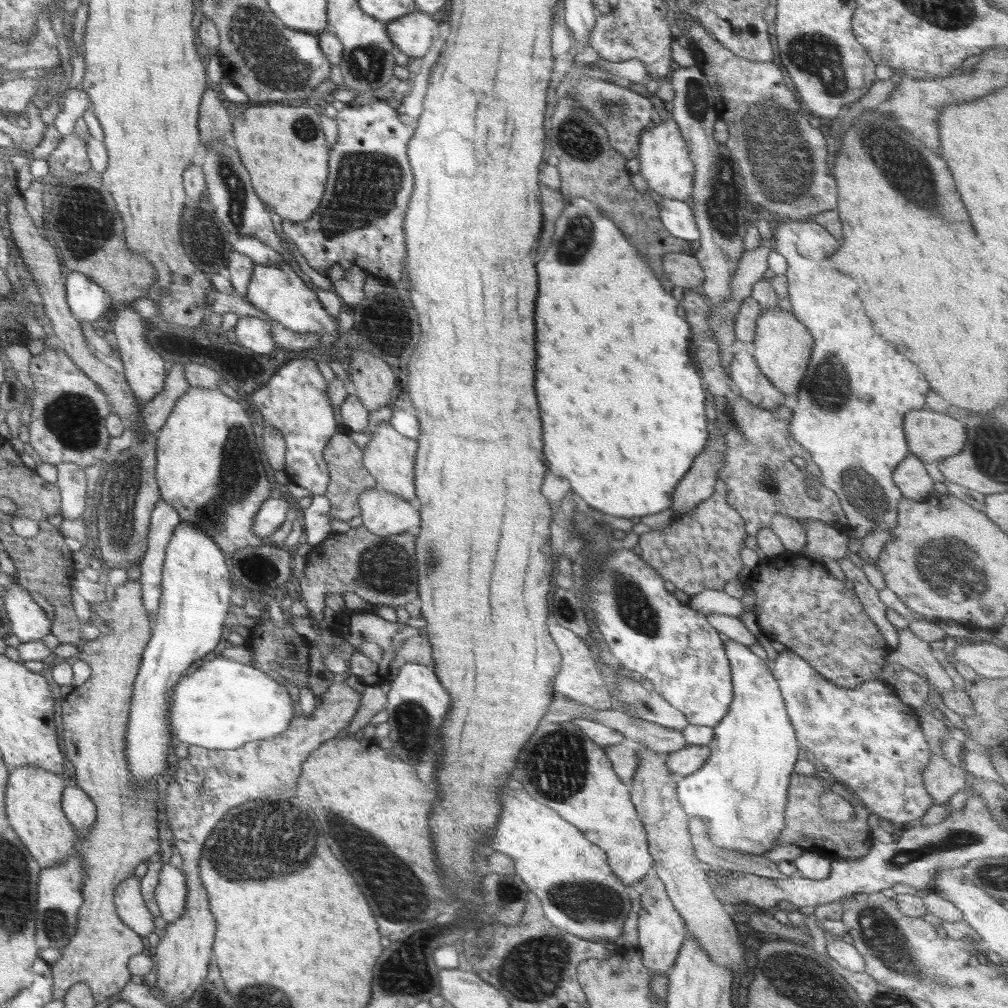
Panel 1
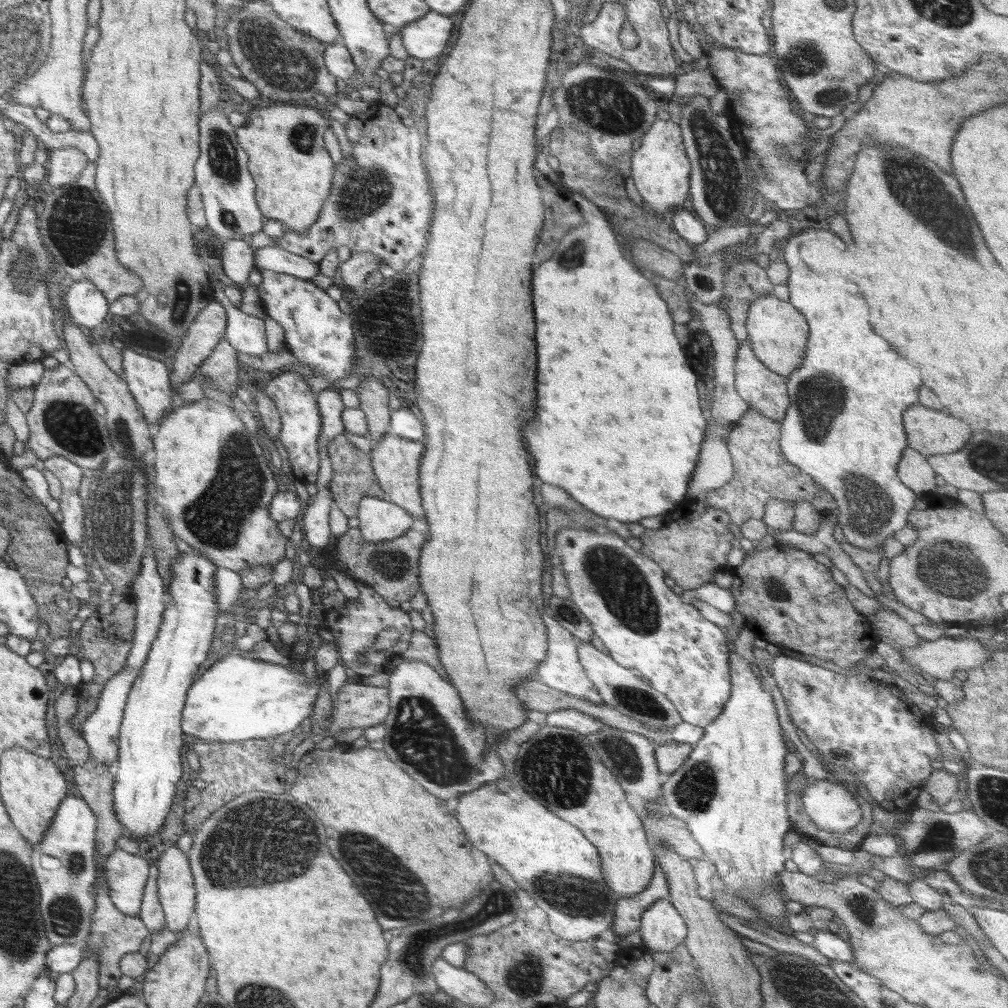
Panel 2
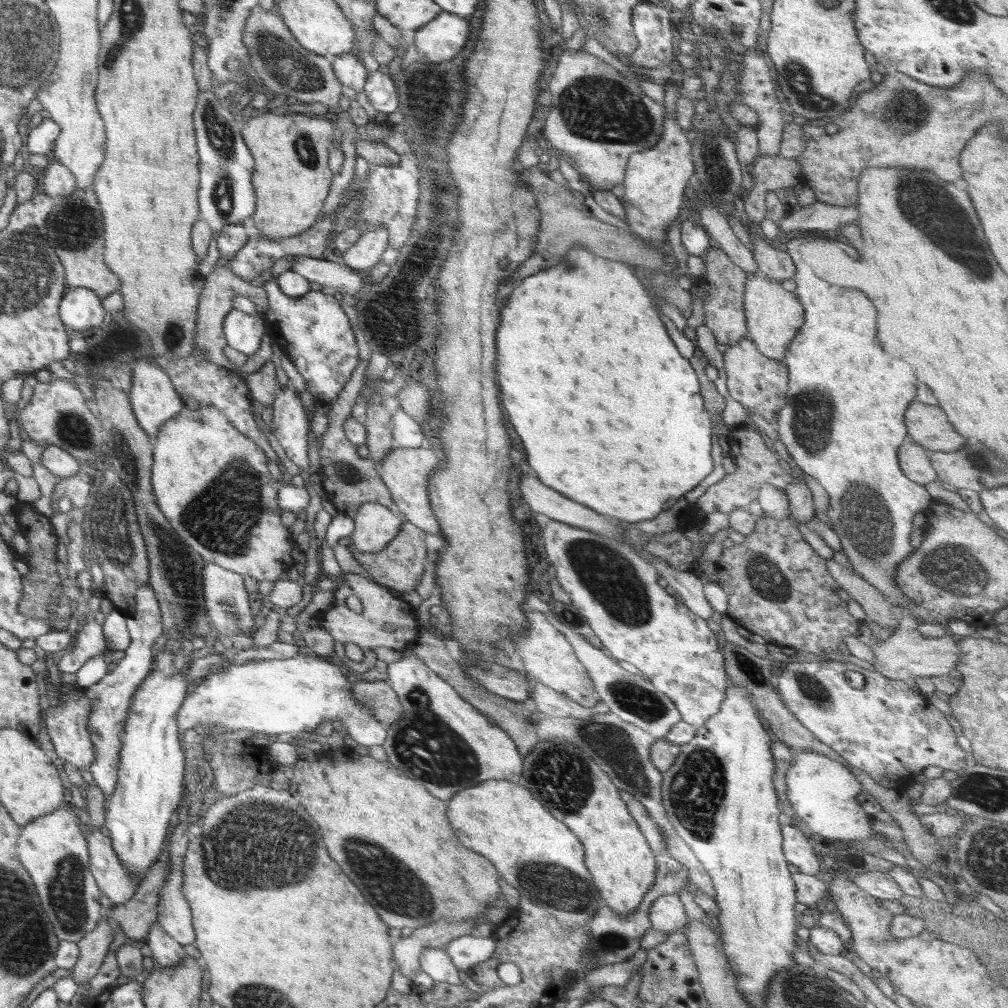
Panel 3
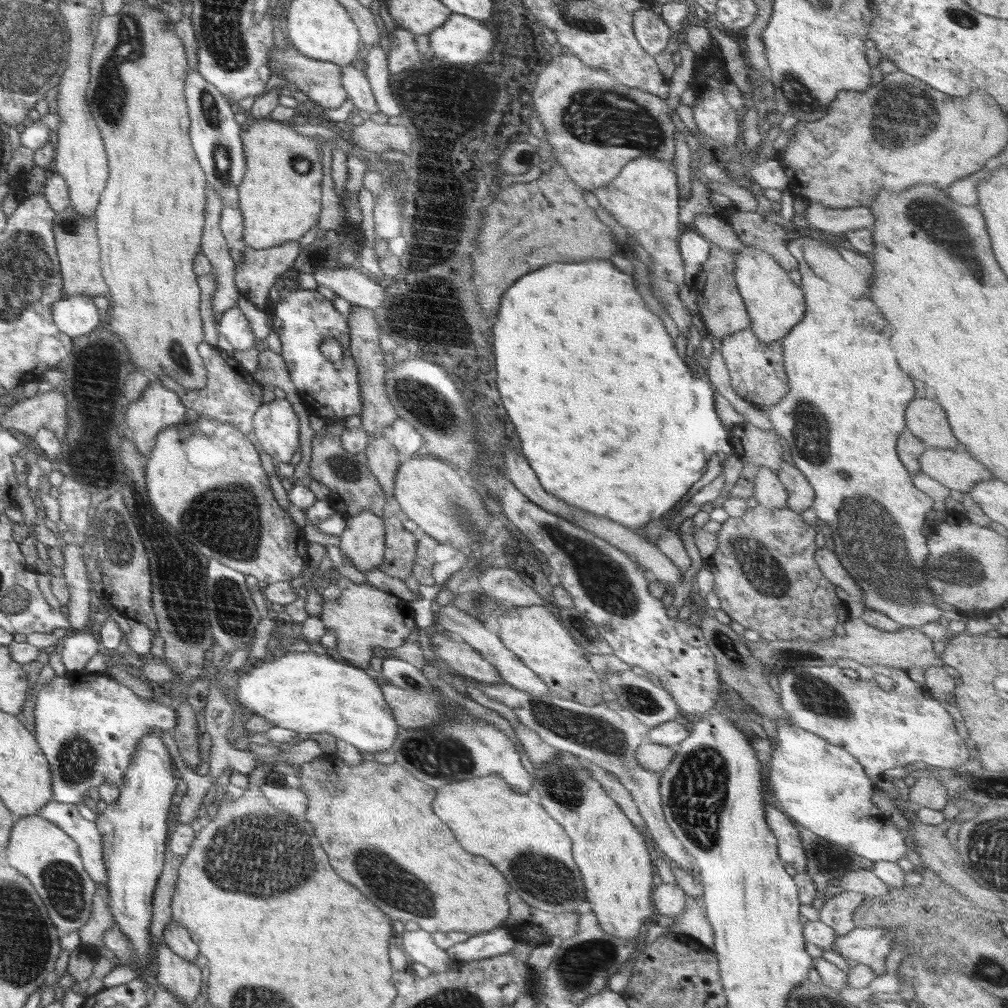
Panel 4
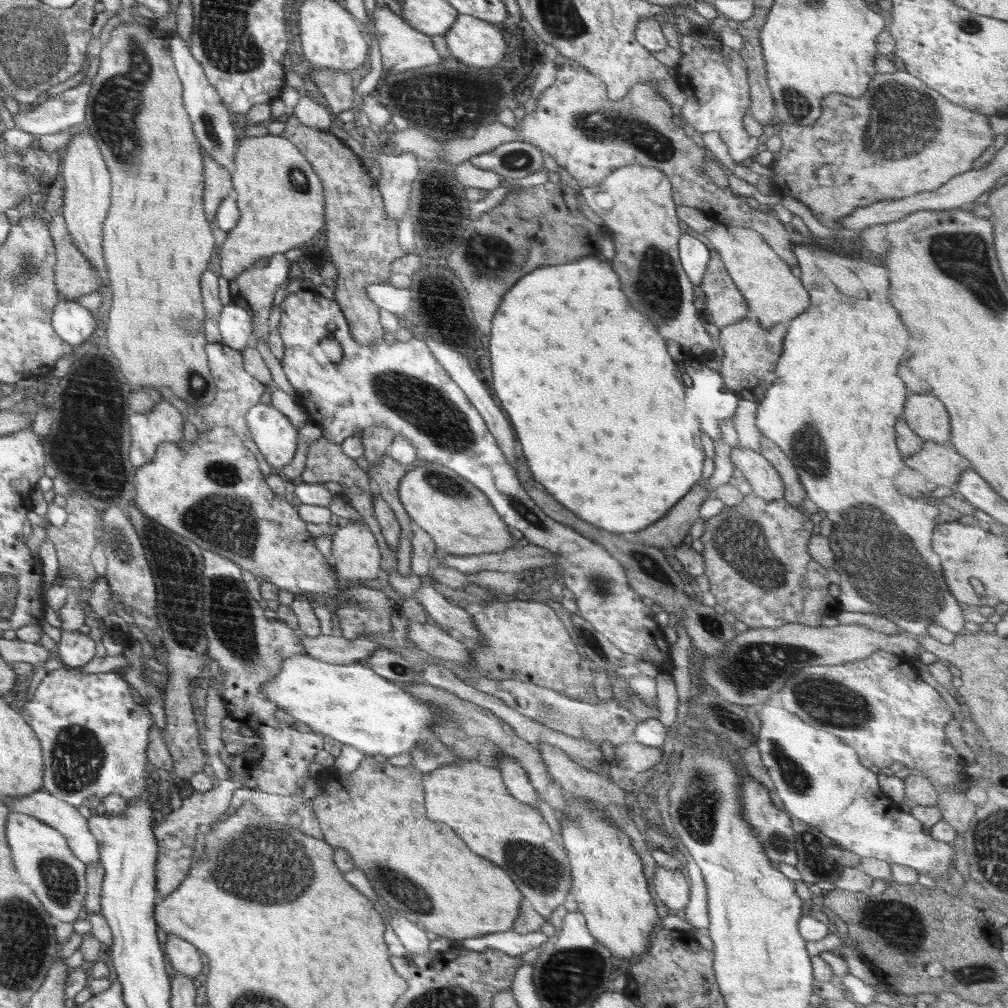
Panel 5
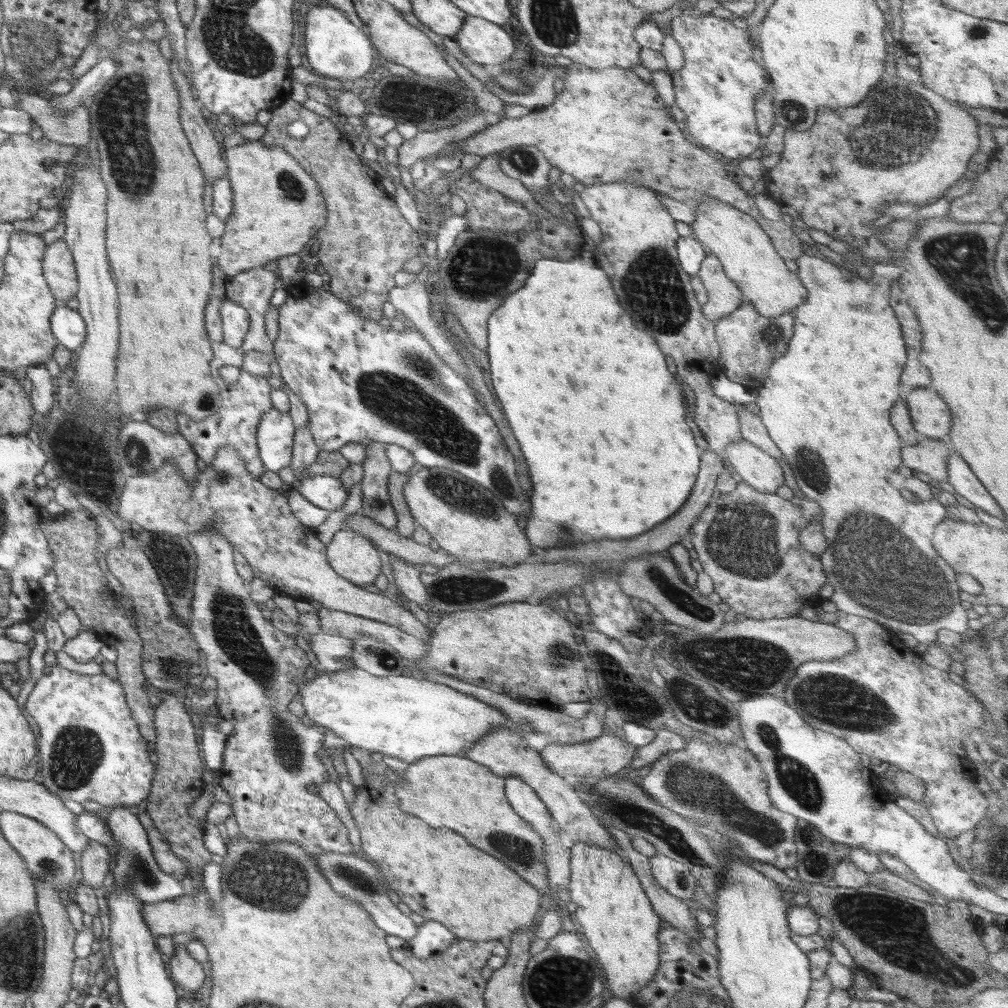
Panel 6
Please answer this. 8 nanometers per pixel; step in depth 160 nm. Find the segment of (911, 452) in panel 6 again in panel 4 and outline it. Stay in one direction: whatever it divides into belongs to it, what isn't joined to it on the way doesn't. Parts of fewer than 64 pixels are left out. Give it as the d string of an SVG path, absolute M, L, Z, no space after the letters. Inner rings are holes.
M932 447L920 455L921 472L952 490L969 492L977 483L995 476L961 448Z

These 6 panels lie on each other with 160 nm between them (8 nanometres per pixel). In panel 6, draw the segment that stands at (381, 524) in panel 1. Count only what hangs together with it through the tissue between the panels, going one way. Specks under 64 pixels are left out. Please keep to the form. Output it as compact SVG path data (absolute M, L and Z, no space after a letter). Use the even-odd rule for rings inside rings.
M350 529L337 531L327 544L327 561L342 577L363 586L374 583L380 574L380 557L375 544Z

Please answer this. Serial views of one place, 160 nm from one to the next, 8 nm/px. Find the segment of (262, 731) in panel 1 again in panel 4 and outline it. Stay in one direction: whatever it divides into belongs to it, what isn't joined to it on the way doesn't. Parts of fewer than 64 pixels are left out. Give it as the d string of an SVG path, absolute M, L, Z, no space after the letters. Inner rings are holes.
M308 650L268 657L237 674L235 698L238 705L262 716L274 727L304 736L330 733L352 744L358 751L391 750L401 729L386 704L381 685L364 669L346 663L330 652ZM83 670L67 671L64 676L57 676L46 685L39 686L34 708L36 739L43 748L44 755L51 762L52 792L56 802L78 804L87 797L91 788L98 788L102 782L116 784L124 782L128 765L131 764L140 741L152 732L170 732L176 727L175 706L156 704L156 699L146 702L138 698L130 688L118 684L111 676L93 674Z

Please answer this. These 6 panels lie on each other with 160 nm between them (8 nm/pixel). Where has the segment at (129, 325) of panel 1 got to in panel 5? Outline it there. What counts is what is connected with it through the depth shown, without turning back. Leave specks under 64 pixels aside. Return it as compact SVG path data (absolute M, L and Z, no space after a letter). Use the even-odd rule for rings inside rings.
M162 399L145 413L128 414L128 437L131 441L129 461L139 468L147 465L160 444L184 441L184 414L171 402Z

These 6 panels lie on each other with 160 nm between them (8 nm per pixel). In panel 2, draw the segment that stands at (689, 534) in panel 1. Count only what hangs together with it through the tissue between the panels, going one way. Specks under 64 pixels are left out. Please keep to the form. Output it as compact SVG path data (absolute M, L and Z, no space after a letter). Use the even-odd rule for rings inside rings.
M704 496L692 498L679 505L674 512L670 512L668 524L659 529L646 529L641 534L640 551L656 562L665 576L673 578L675 584L685 590L694 590L710 583L716 572L729 569L728 553L737 540L728 527L731 522L730 515L724 510L710 508ZM682 509L684 509L683 515Z

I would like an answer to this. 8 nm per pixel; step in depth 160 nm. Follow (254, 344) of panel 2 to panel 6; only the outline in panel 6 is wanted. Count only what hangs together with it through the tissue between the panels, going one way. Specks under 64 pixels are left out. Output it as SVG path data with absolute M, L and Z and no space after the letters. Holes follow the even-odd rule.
M228 299L221 302L219 307L223 322L223 344L238 348L249 329L248 312Z

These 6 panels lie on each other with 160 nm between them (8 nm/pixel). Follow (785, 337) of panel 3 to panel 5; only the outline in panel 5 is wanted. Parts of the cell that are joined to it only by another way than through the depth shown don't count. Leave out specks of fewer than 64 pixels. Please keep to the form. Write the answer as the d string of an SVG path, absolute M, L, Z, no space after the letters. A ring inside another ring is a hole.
M717 223L704 235L708 246L712 246L712 250L721 257L751 316L759 321L762 328L768 330L779 322L791 321L810 307L810 298L801 280L792 275L791 267L770 249L756 231Z

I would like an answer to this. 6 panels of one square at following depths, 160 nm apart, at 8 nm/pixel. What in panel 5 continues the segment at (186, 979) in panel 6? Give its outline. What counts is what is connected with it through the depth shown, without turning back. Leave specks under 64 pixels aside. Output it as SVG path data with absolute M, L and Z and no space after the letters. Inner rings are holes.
M167 933L164 946L174 970L194 979L199 977L203 964L196 946L182 937L170 933Z

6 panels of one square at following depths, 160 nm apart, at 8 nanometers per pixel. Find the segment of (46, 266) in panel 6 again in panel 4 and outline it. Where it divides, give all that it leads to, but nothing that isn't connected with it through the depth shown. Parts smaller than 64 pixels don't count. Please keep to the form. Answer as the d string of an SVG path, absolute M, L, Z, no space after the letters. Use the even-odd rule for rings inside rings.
M68 208L55 213L55 246L59 251L60 266L67 294L71 296L108 296L110 288L103 278L102 248L99 247L99 235L96 216L84 218L74 209Z

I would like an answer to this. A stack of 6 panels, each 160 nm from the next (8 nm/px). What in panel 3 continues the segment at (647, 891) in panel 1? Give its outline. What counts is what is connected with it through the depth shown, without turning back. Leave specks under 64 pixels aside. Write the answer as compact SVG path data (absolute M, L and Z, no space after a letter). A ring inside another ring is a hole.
M665 894L657 898L650 907L649 921L654 930L676 933L687 924L685 908L678 894Z

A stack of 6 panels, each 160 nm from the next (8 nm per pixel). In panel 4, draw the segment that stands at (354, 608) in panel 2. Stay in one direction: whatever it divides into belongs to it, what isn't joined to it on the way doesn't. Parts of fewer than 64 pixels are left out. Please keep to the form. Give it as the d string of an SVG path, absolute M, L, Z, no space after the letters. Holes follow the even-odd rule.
M337 576L334 582L340 589L340 598L324 602L320 614L323 625L336 634L336 657L362 669L376 665L373 648L398 648L412 632L406 626L404 599L380 590L368 583L355 584L347 577Z

